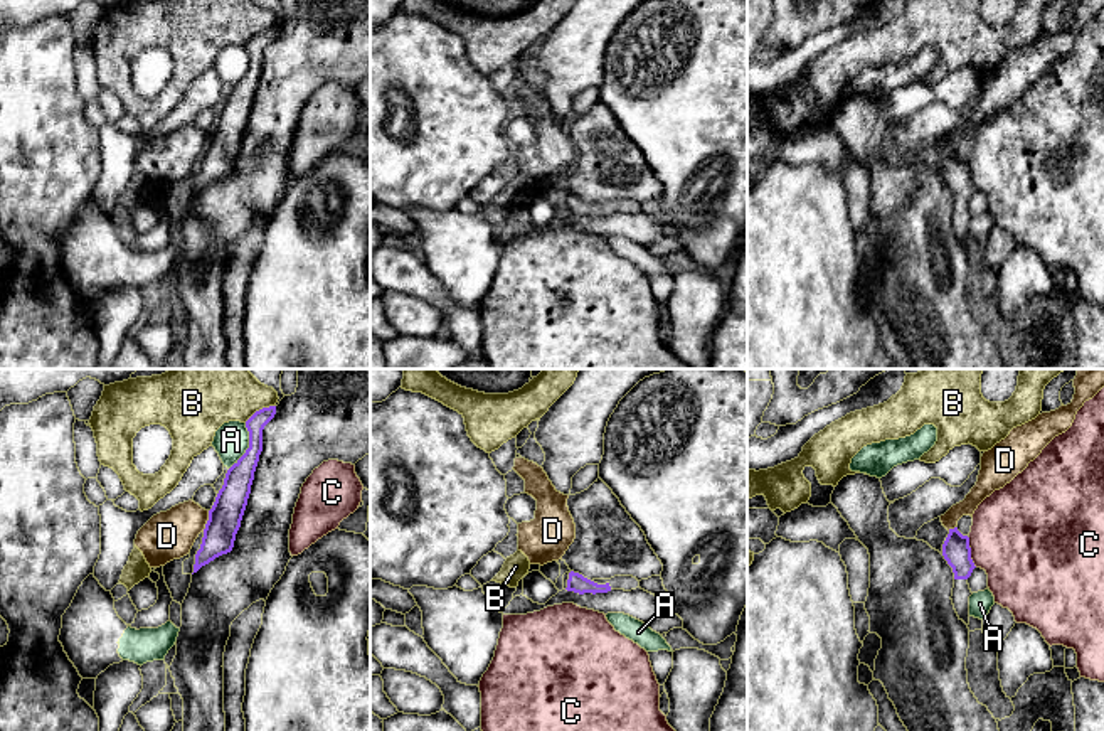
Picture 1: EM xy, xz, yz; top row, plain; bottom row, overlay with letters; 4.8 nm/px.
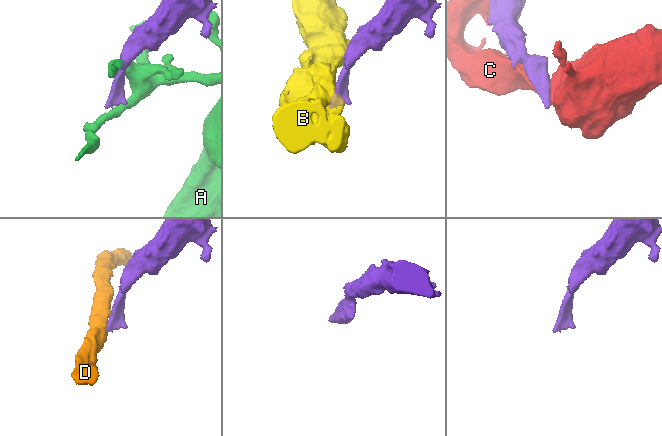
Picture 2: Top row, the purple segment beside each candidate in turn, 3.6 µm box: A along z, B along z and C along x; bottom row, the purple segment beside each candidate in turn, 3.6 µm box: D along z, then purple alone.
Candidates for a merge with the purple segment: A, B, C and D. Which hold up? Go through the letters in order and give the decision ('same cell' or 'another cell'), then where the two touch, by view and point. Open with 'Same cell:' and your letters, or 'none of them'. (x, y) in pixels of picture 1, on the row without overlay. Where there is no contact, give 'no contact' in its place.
Same cell: none of them
A: another cell; meets purple in xy at (249, 69)
B: another cell; meets purple in xy at (260, 32)
C: another cell; meets purple in yz at (970, 176)
D: another cell; meets purple in xy at (207, 144)

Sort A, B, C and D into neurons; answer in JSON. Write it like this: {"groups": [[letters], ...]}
{"groups": [["A"], ["B"], ["C"], ["D"]]}

